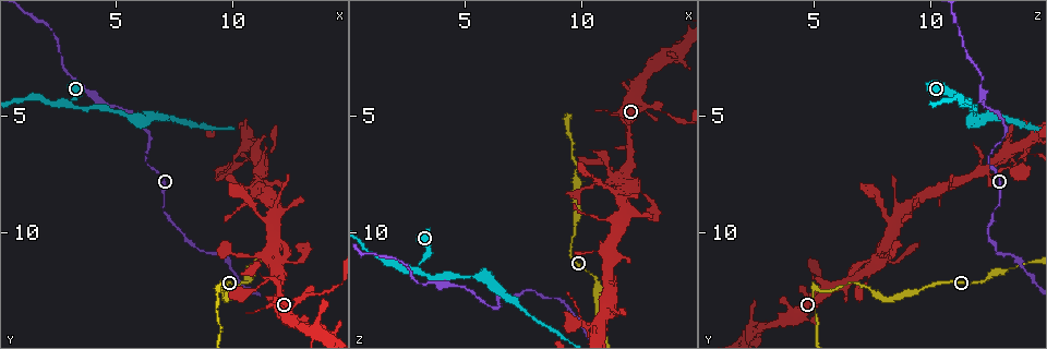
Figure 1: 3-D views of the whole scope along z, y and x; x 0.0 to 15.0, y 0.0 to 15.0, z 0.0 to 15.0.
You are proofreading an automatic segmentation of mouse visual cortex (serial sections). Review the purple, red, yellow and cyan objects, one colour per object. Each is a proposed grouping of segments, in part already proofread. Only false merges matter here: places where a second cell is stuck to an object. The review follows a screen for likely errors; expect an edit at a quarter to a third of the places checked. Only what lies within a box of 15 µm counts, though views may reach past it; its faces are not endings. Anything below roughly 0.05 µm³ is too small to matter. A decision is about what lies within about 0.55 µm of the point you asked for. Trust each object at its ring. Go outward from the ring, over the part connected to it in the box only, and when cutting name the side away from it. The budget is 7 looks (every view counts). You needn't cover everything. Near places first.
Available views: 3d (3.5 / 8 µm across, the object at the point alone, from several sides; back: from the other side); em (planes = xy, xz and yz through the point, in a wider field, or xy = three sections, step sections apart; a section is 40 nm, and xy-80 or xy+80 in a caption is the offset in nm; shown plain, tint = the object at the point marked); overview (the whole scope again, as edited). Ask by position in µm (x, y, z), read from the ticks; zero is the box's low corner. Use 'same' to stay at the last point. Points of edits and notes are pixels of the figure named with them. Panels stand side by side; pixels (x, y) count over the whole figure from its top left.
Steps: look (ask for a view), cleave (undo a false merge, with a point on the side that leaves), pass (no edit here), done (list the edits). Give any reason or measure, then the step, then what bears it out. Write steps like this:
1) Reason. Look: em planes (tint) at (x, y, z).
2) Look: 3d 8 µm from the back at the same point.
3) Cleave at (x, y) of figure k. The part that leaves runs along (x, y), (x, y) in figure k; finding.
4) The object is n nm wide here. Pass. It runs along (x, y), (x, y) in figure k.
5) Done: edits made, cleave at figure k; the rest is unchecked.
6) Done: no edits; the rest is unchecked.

Arms part here. Look: 3d 8 µm at (2.9, 4.5, 11.6).

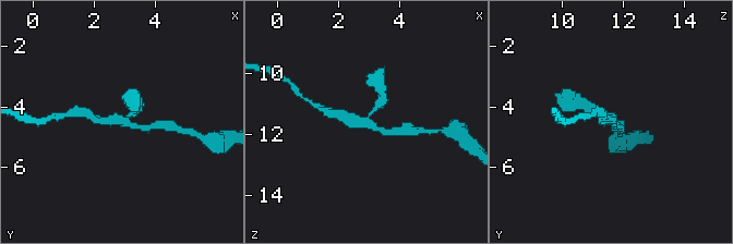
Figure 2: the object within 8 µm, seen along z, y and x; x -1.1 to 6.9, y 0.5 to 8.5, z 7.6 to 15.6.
Look: 3d 3.5 µm from the back at (3.0, 4.5, 11.6).

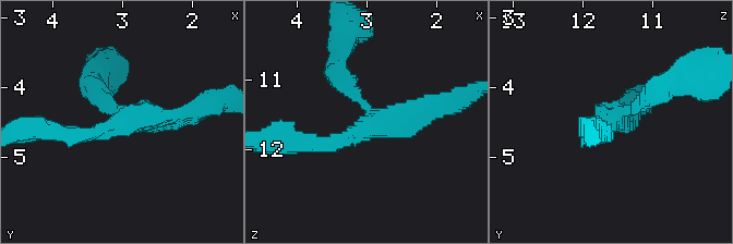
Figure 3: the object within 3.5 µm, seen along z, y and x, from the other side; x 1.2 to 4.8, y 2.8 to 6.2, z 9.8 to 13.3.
Look: em xy step 1 (tint) at (2.90, 4.45, 11.60).

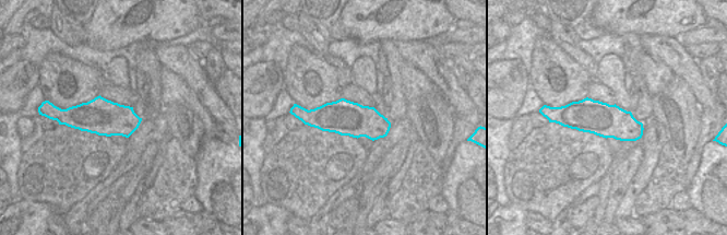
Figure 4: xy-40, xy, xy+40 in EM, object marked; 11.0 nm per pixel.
Pass. All the same cell.

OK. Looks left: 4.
Abrupt turn. Look: 3d 3.5 µm at (6.3, 6.7, 12.5).

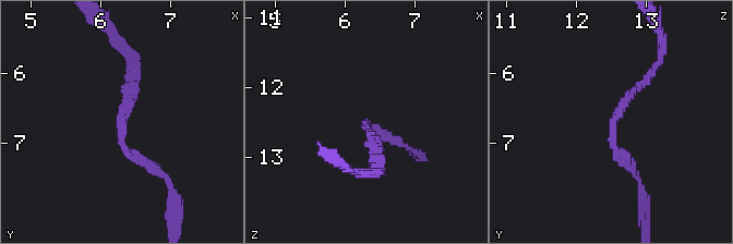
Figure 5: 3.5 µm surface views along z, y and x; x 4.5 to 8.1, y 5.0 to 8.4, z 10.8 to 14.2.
The arms are 150, 150 nm wide; shape alone is not enough. Look: em xy step 3 (tint) at (6.25, 6.80, 12.55).

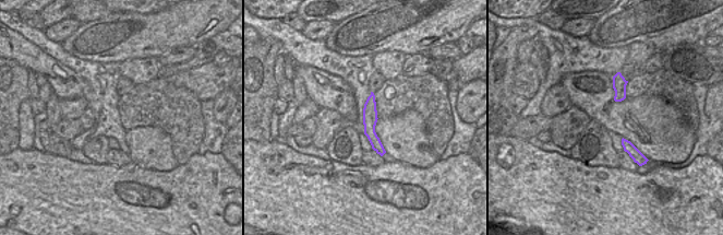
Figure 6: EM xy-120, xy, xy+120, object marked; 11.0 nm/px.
Look: em planes (tint) at the same point.

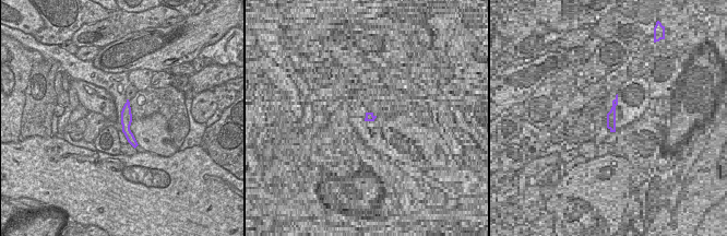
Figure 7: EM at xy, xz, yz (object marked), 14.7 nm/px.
Pass. It runs along (127, 106), (127, 132), (133, 142) in figure 7; all the same cell.

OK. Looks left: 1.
Done: no edits; the rest is unchecked.

